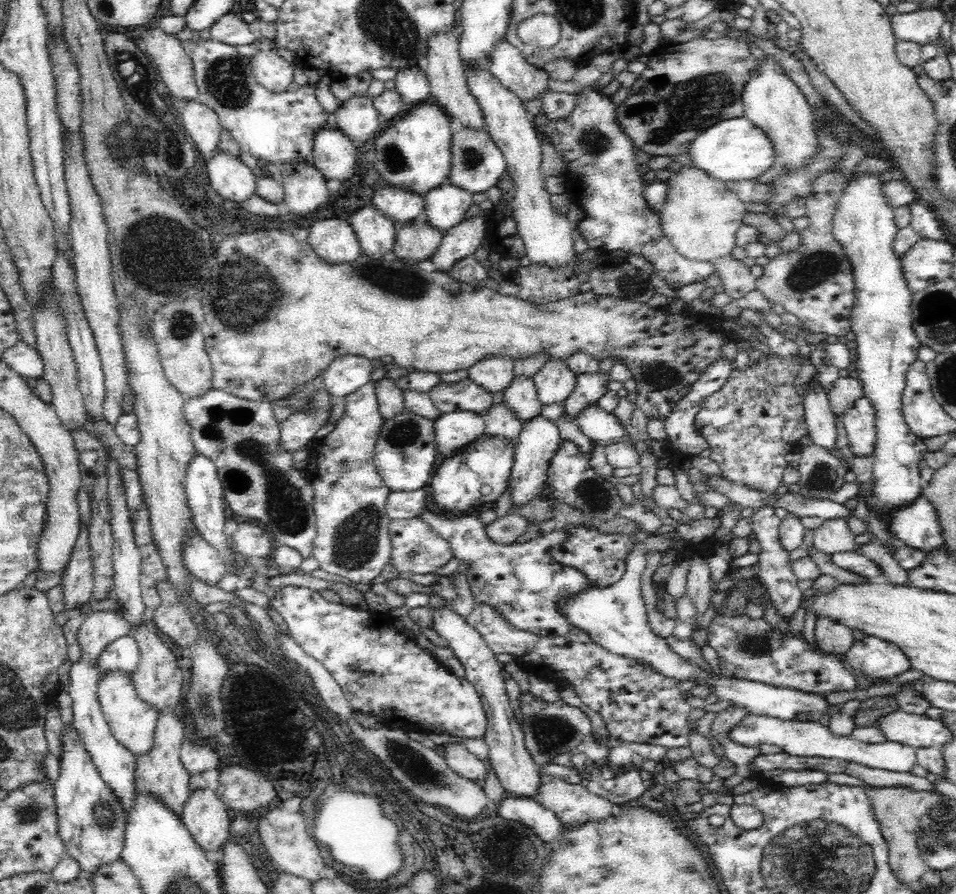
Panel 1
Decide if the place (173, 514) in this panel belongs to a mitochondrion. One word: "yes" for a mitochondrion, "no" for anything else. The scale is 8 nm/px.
no

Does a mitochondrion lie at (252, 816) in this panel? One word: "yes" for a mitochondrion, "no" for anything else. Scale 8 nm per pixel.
no

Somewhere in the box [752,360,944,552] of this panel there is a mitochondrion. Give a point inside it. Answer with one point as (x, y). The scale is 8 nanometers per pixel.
(823, 476)

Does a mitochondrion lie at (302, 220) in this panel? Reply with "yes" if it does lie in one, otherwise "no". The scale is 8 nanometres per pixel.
no

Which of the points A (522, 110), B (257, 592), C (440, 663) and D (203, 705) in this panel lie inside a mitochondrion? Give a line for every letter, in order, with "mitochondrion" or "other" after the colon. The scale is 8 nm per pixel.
A: other
B: other
C: other
D: mitochondrion

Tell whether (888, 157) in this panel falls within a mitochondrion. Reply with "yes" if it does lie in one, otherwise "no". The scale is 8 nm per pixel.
no

